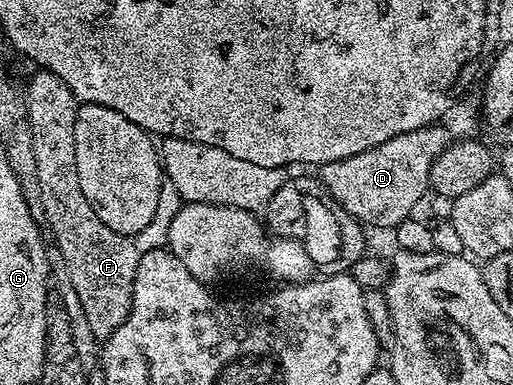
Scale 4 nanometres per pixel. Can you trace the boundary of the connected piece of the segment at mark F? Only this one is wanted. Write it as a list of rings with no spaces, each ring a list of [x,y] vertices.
[[[34,70],[29,84],[23,87],[25,120],[31,129],[31,149],[35,149],[35,177],[39,177],[39,197],[43,197],[43,213],[51,225],[55,250],[63,257],[71,285],[83,304],[87,325],[99,341],[107,340],[131,313],[131,297],[135,285],[135,269],[139,247],[128,235],[111,229],[95,213],[91,201],[83,197],[79,185],[79,169],[75,157],[75,125],[79,101],[75,93],[55,73]]]

